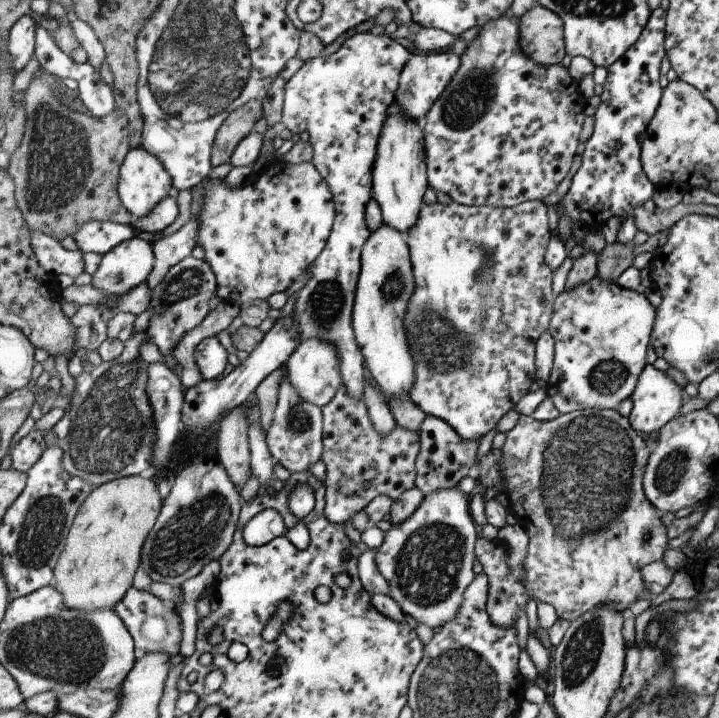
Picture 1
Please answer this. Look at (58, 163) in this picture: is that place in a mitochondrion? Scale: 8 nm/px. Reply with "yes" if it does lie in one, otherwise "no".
yes

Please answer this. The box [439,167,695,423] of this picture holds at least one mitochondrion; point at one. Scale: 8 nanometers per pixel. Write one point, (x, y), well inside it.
(607, 378)

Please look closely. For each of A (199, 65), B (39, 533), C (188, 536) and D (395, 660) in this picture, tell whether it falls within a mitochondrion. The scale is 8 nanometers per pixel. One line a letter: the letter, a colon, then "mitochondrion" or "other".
A: mitochondrion
B: mitochondrion
C: mitochondrion
D: other

